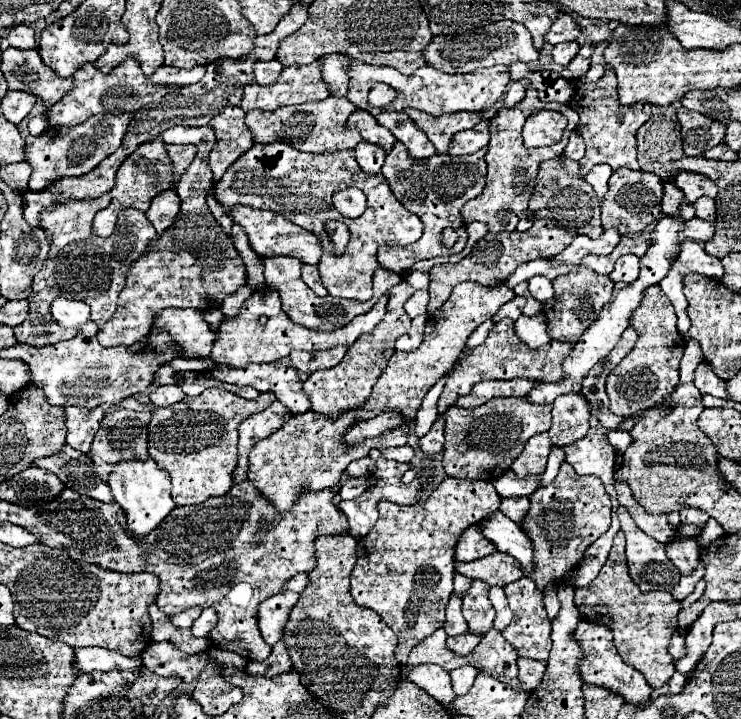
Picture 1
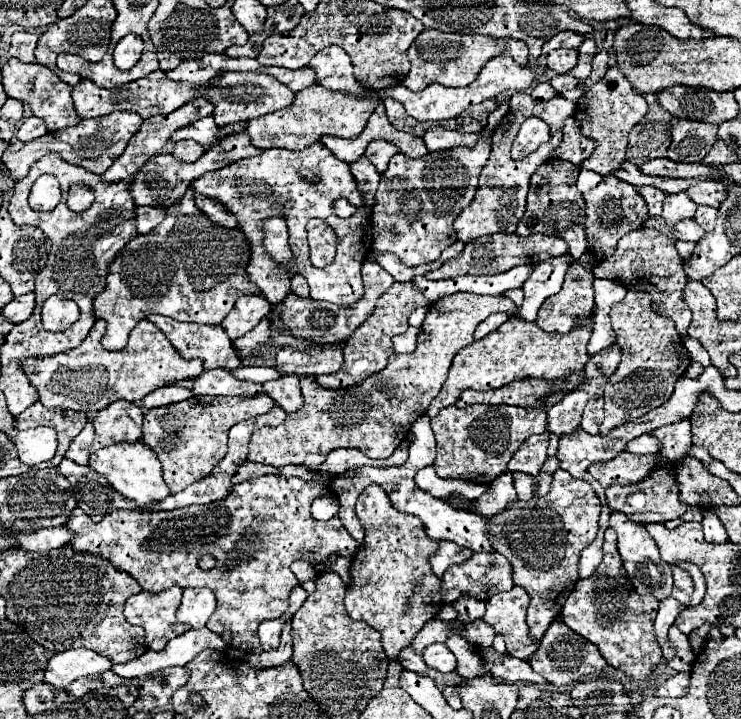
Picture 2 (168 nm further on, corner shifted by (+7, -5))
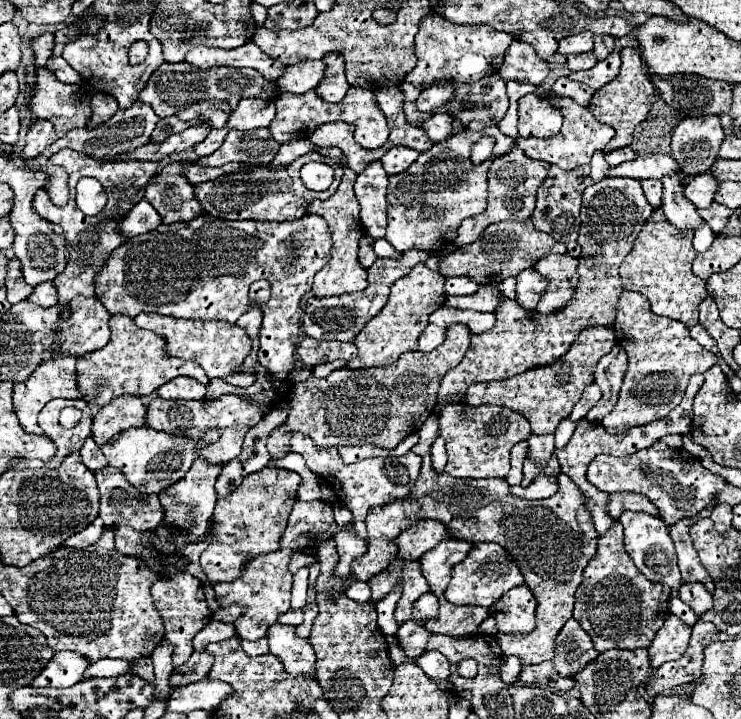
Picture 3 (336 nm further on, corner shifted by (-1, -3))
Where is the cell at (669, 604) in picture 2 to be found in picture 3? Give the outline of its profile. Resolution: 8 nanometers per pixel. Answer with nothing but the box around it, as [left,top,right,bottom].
[649,615,691,669]

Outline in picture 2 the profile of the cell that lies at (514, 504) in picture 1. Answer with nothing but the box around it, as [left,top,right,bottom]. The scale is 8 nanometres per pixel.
[473,471,517,517]

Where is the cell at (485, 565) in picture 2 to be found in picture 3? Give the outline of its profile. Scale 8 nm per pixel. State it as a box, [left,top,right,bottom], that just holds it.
[445,543,523,607]

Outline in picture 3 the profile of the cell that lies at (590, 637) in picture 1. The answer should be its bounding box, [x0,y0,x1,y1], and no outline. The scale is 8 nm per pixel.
[555,619,599,677]

